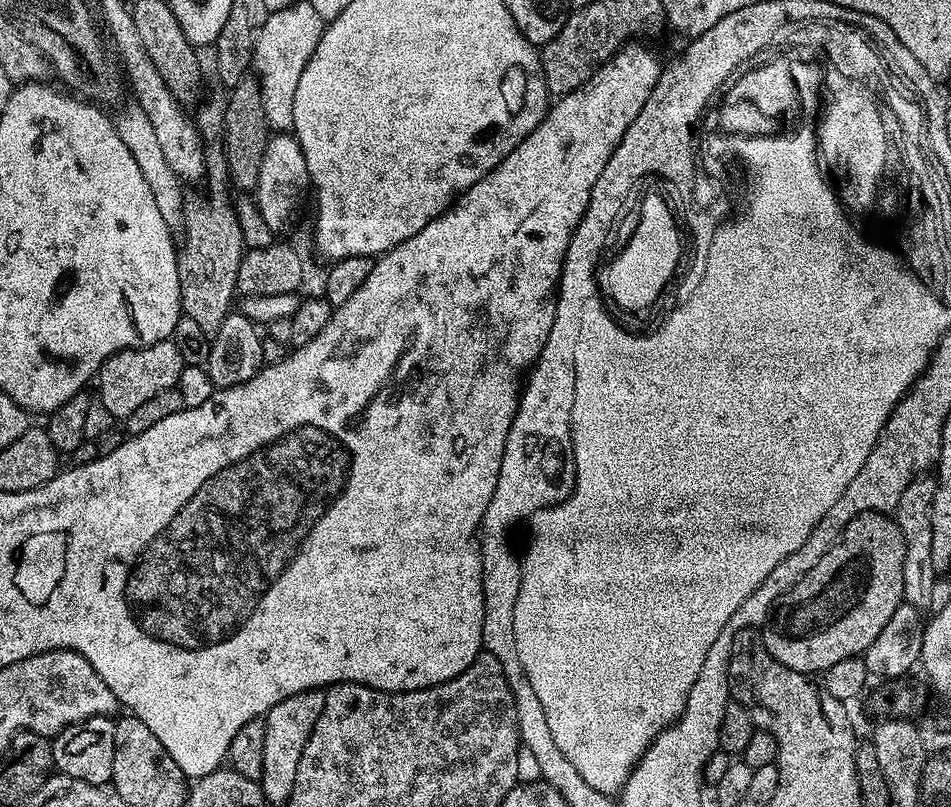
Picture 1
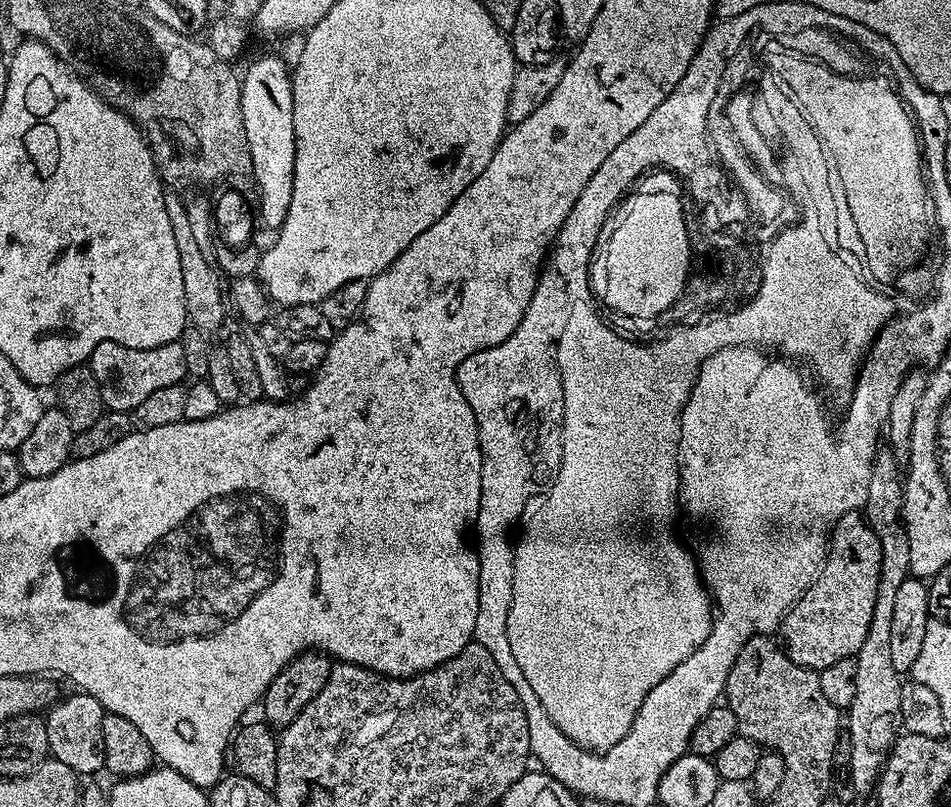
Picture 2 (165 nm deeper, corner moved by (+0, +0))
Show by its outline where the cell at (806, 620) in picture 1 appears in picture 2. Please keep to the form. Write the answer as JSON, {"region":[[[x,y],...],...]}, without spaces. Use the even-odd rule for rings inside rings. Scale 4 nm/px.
{"region":[[[859,511],[846,514],[831,530],[830,547],[823,557],[819,575],[784,615],[778,629],[779,635],[784,635],[782,647],[788,657],[798,662],[798,666],[817,670],[855,657],[856,652],[862,650],[862,642],[866,642],[866,630],[870,630],[870,622],[874,618],[874,600],[878,598],[878,576],[881,570],[882,546],[878,546],[878,534],[870,530],[868,521]]]}

